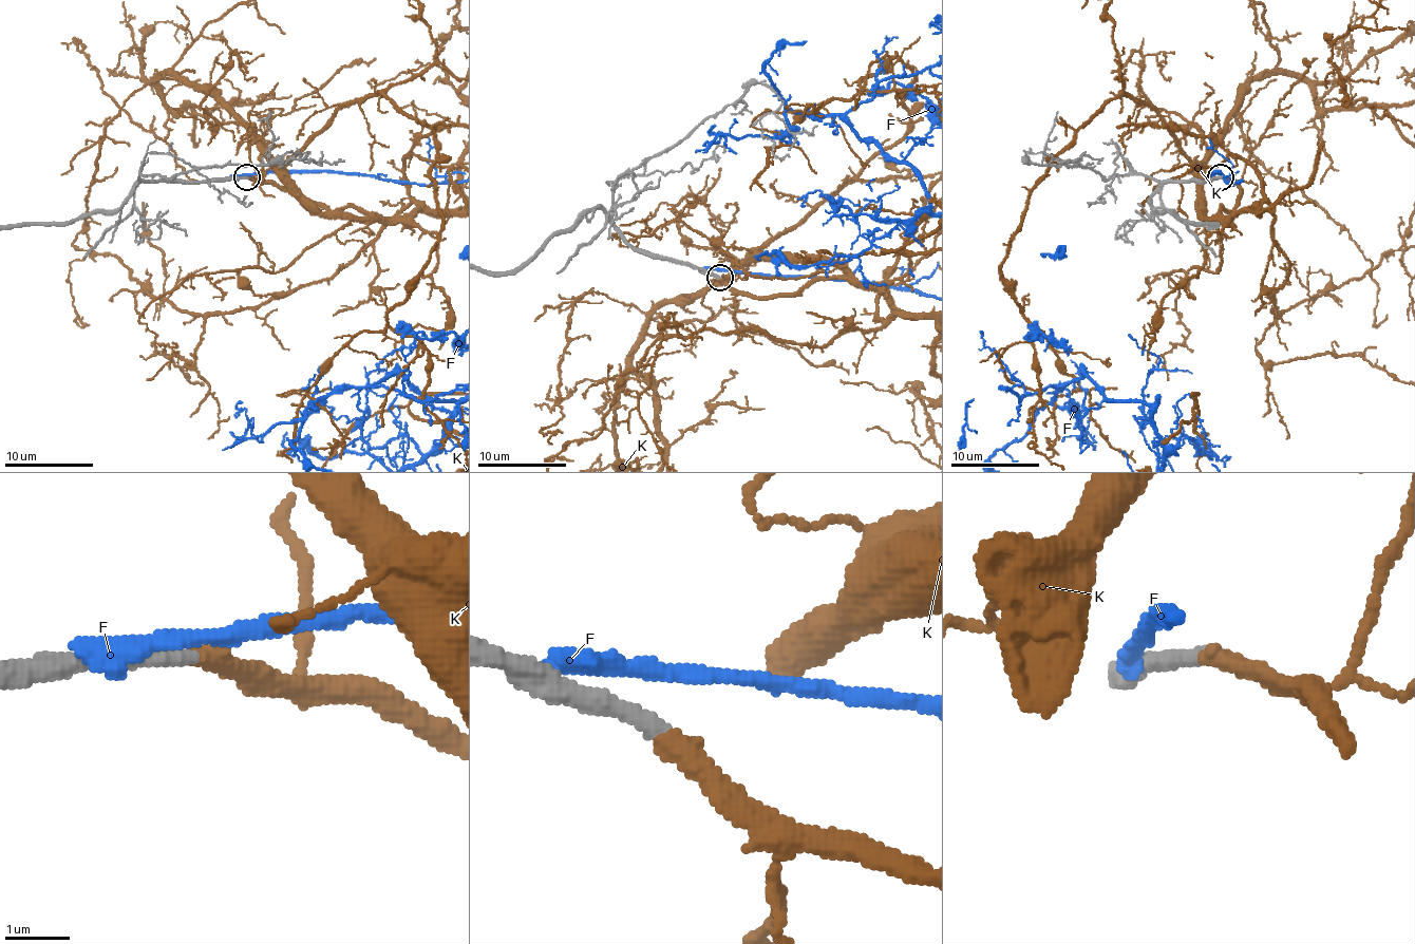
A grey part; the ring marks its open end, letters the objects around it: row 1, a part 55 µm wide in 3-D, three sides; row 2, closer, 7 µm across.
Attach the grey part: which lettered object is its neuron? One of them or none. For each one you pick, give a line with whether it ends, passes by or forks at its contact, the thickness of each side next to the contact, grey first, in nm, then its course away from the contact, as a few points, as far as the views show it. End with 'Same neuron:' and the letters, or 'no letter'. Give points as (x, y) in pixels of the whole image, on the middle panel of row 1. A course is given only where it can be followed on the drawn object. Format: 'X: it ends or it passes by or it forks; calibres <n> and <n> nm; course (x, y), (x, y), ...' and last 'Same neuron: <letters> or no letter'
K: it ends; calibres 320 and 320 nm
Same neuron: K

